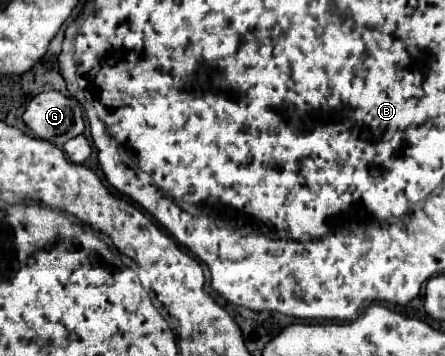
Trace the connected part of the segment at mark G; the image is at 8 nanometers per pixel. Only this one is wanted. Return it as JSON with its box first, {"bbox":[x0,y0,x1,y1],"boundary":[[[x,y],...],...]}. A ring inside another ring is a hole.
{"bbox":[24,91,86,147],"boundary":[[[58,91],[36,95],[24,111],[24,123],[36,133],[36,137],[52,141],[58,147],[86,129],[80,103]]]}

